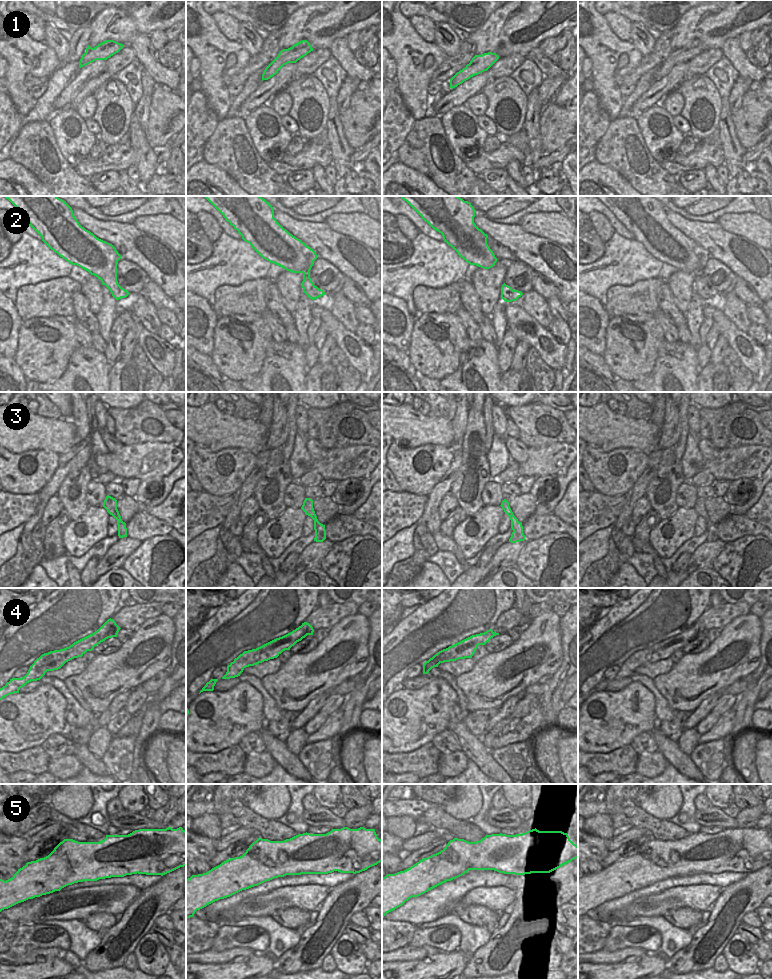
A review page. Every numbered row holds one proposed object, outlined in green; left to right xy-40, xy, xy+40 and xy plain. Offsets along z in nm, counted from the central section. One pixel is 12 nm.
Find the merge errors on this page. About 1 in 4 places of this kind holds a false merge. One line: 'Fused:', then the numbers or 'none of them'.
Fused: none of them

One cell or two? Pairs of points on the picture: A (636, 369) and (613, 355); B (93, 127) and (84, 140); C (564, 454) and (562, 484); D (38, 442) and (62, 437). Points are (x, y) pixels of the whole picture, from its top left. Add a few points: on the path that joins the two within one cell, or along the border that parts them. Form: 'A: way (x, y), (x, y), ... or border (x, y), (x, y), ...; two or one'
A: way (630, 363), (624, 357), (619, 357); one
B: border (84, 120), (87, 128), (97, 136); two
C: border (567, 469), (563, 475), (551, 476); two
D: way (44, 437), (56, 437); one

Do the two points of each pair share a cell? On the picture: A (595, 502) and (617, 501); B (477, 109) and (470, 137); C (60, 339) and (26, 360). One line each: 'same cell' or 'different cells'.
A: same cell
B: different cells
C: same cell

